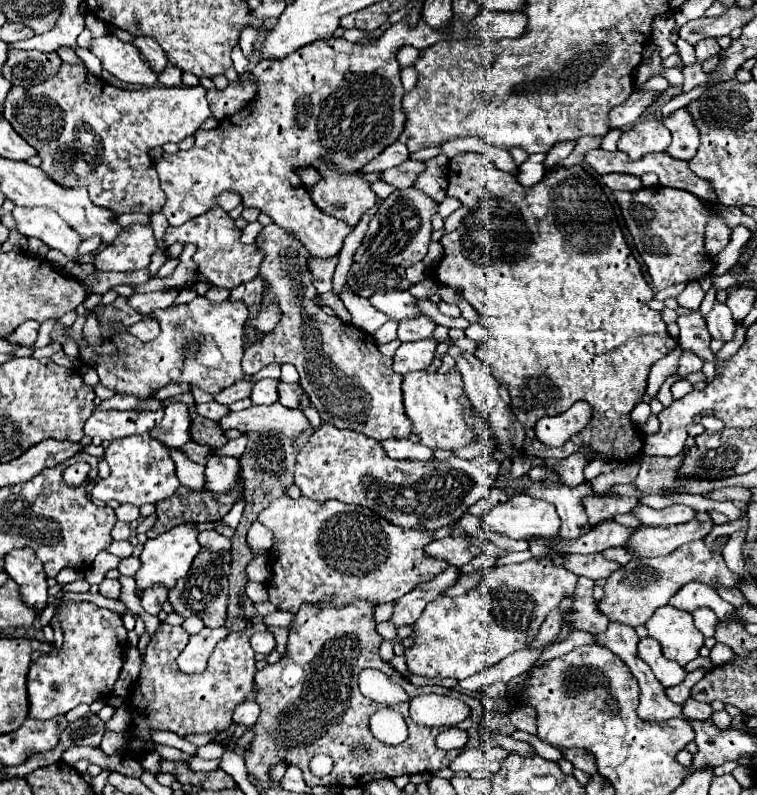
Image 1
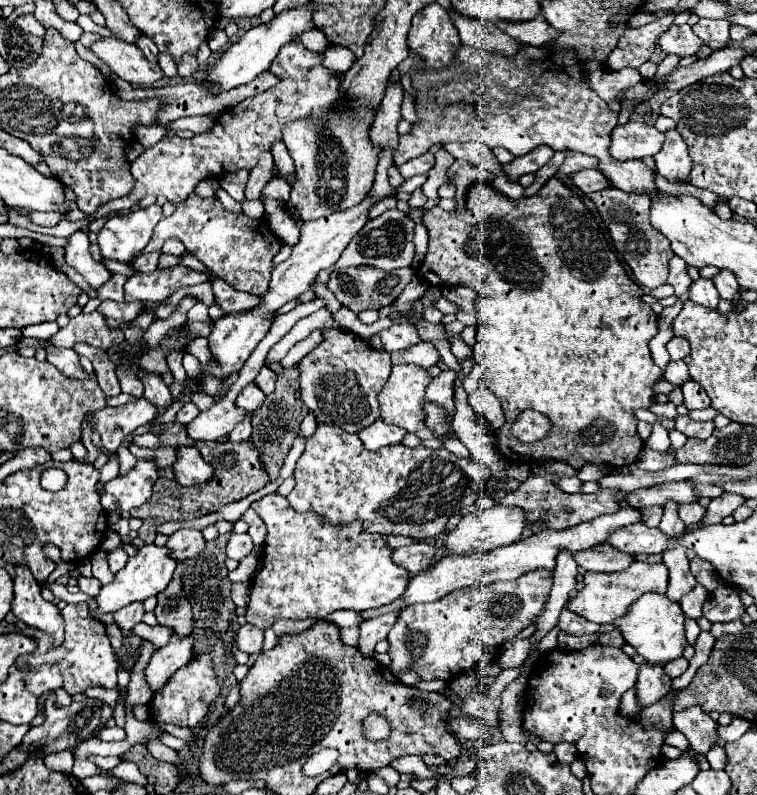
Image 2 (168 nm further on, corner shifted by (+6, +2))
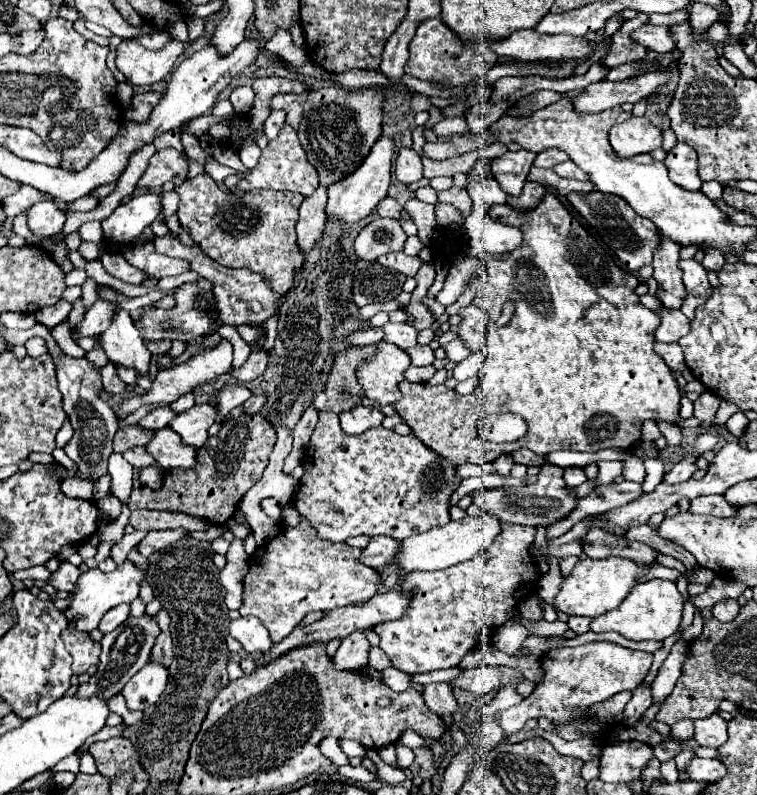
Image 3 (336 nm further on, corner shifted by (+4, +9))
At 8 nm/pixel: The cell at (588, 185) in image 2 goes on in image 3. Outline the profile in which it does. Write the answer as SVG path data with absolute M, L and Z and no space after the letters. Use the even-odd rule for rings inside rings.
M571 160L567 162L561 162L557 164L555 172L561 176L561 178L575 178L575 180L587 180L587 174L577 166L577 164L571 164Z

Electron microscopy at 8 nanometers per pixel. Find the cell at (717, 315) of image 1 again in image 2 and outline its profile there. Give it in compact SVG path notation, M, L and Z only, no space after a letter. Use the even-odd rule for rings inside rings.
M711 279L693 281L689 287L689 299L707 309L717 309L717 303L719 303L719 295Z

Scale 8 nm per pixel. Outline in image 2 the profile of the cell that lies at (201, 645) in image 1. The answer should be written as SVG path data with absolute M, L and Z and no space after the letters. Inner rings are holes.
M173 635L171 641L157 649L153 657L149 659L149 665L145 669L147 683L153 691L159 691L161 685L167 683L167 679L185 663L189 663L193 657L193 637L179 637Z

